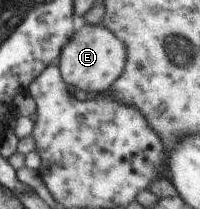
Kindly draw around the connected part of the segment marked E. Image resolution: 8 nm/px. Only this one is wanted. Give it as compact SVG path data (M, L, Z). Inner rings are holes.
M78 24L70 41L62 48L57 63L62 79L68 85L96 95L106 92L122 75L127 51L125 43L118 36L101 24Z

